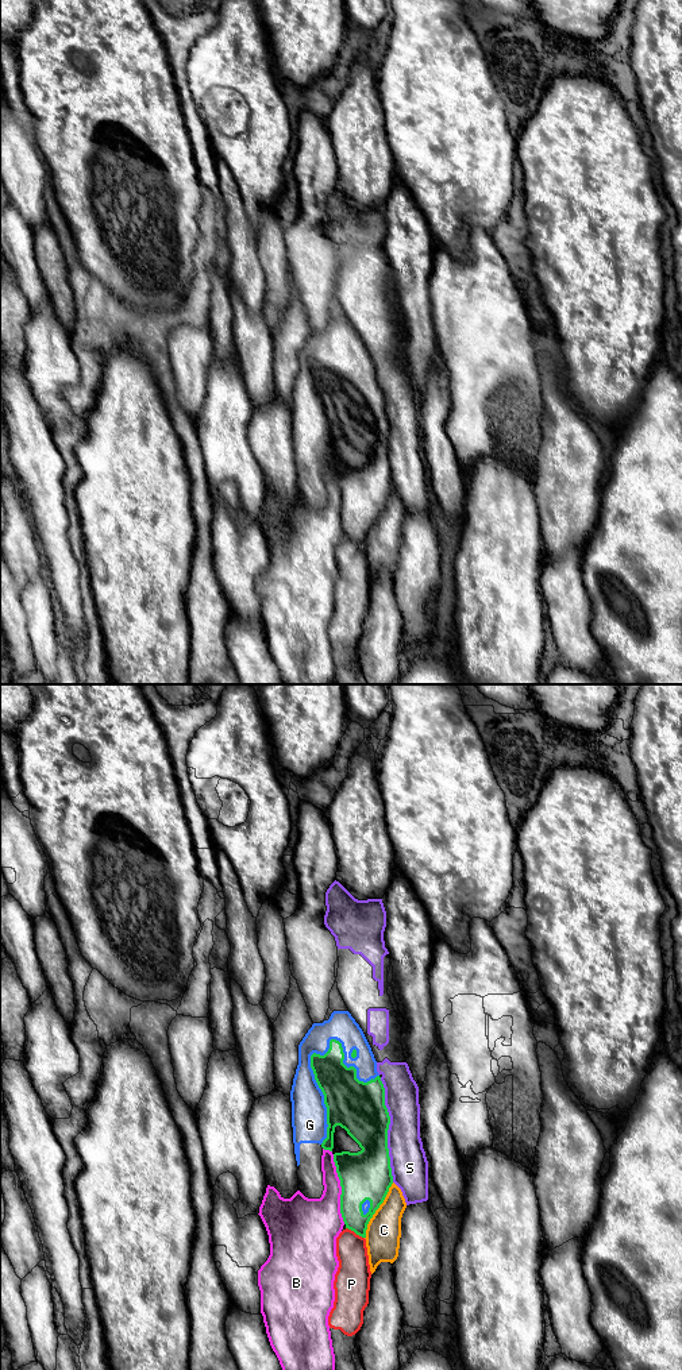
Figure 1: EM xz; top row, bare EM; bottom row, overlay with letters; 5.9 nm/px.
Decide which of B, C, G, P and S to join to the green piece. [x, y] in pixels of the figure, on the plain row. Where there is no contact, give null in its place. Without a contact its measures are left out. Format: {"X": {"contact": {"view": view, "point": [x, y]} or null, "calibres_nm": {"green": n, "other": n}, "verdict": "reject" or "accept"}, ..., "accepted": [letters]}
{"B": {"contact": {"view": "xz", "point": [342, 498]}, "calibres_nm": {"green": 300, "other": 280}, "verdict": "reject"}, "C": {"contact": {"view": "xz", "point": [376, 518]}, "calibres_nm": {"green": 300, "other": 200}, "verdict": "reject"}, "G": {"contact": {"view": "xz", "point": [318, 393]}, "calibres_nm": {"green": 300, "other": 200}, "verdict": "accept"}, "P": {"contact": {"view": "xz", "point": [355, 541]}, "calibres_nm": {"green": 170, "other": 200}, "verdict": "reject"}, "S": {"contact": {"view": "xz", "point": [388, 437]}, "calibres_nm": {"green": 320, "other": 220}, "verdict": "reject"}, "accepted": ["G"]}

